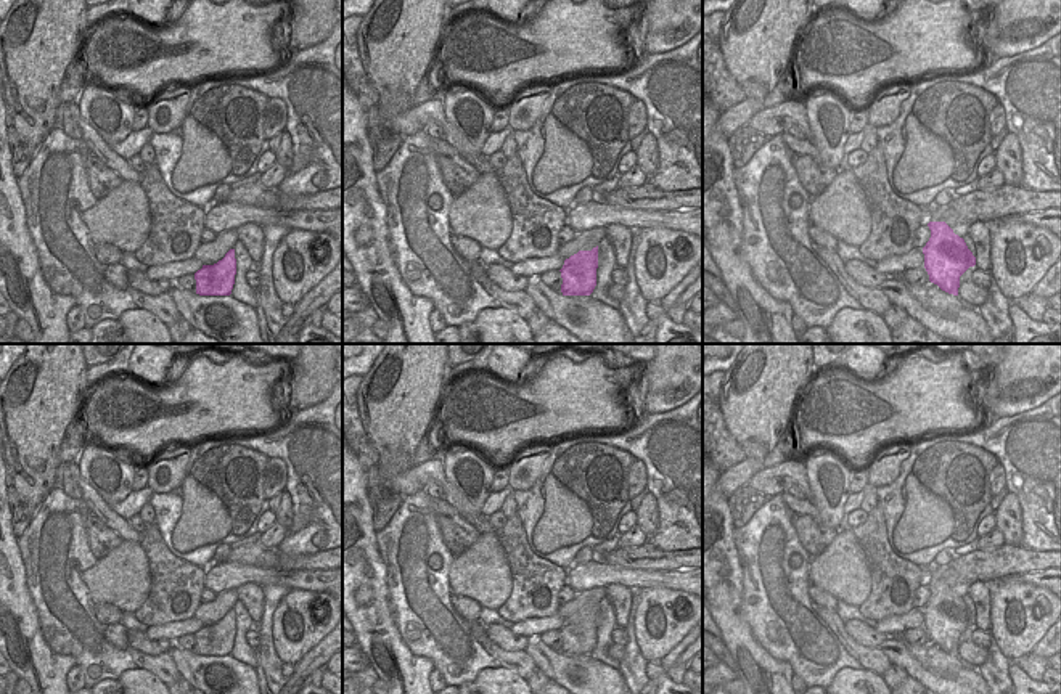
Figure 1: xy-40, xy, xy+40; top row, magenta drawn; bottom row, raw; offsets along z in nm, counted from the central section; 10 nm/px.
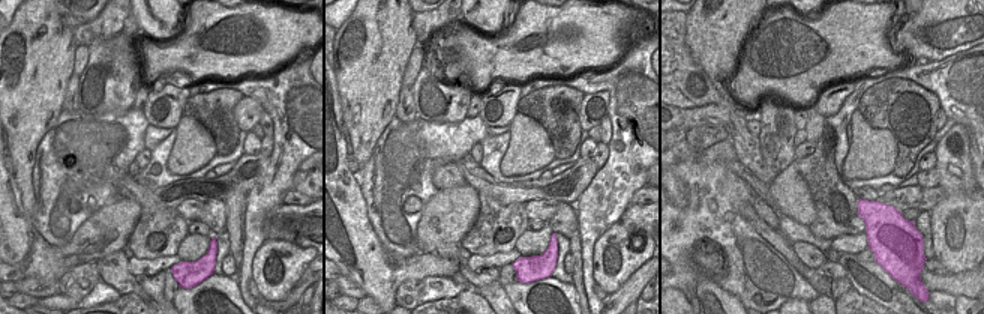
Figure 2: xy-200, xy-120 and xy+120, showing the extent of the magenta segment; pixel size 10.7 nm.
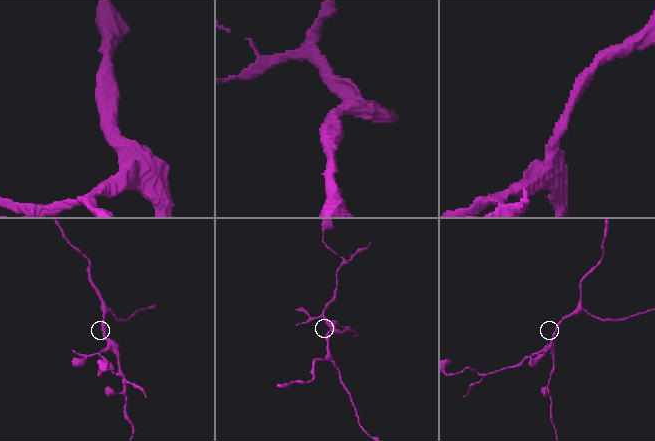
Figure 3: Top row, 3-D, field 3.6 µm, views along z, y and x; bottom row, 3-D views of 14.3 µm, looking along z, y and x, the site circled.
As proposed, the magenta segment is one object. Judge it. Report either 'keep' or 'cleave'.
cleave

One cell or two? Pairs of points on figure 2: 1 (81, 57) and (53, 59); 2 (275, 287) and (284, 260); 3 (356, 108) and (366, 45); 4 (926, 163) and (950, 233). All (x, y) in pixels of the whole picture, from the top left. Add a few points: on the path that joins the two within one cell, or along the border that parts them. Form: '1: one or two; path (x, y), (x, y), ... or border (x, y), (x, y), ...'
1: two; border (77, 47), (72, 72)
2: one; path (278, 281), (285, 272), (284, 266)
3: one; path (366, 93), (366, 60)
4: two; border (933, 150), (935, 167)

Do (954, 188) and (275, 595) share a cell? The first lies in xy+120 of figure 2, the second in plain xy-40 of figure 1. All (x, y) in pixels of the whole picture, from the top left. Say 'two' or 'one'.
two

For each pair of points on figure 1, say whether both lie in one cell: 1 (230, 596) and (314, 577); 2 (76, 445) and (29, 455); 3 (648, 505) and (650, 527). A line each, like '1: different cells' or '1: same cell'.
1: different cells
2: different cells
3: same cell

